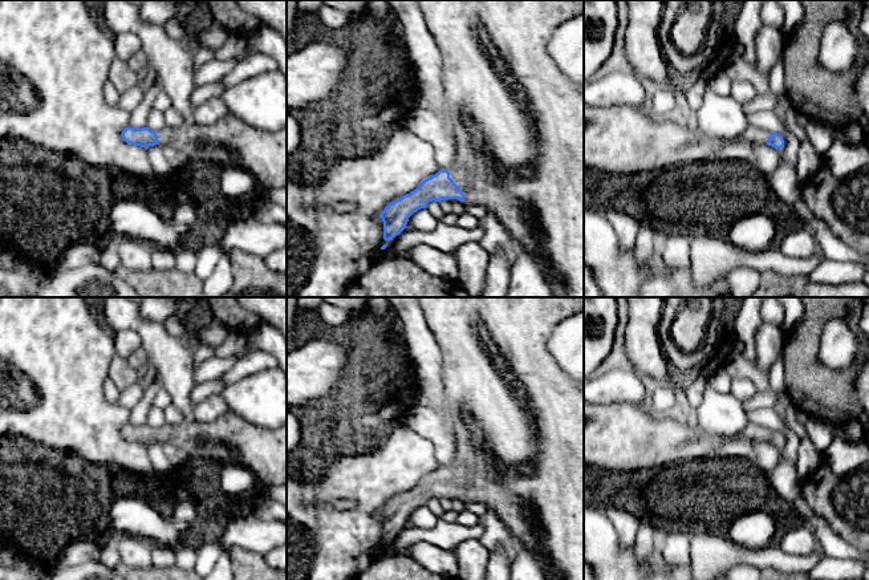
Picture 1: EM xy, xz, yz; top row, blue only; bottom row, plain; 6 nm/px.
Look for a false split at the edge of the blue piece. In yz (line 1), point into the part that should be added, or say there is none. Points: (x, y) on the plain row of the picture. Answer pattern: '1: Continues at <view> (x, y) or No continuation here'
1: Continues at yz (752, 432)

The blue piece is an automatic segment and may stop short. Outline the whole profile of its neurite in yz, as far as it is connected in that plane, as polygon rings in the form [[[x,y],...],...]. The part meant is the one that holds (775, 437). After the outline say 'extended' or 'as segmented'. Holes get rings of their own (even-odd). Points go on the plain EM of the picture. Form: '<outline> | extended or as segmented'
[[[747,423],[743,437],[747,438],[748,441],[754,442],[768,442],[775,446],[781,446],[784,443],[784,437],[780,431],[777,430],[769,430],[764,426],[755,425],[755,423]]] | extended

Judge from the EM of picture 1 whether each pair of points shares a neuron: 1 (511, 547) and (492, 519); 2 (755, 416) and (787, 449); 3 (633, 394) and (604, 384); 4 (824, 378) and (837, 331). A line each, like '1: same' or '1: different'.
1: same
2: same
3: same
4: different

